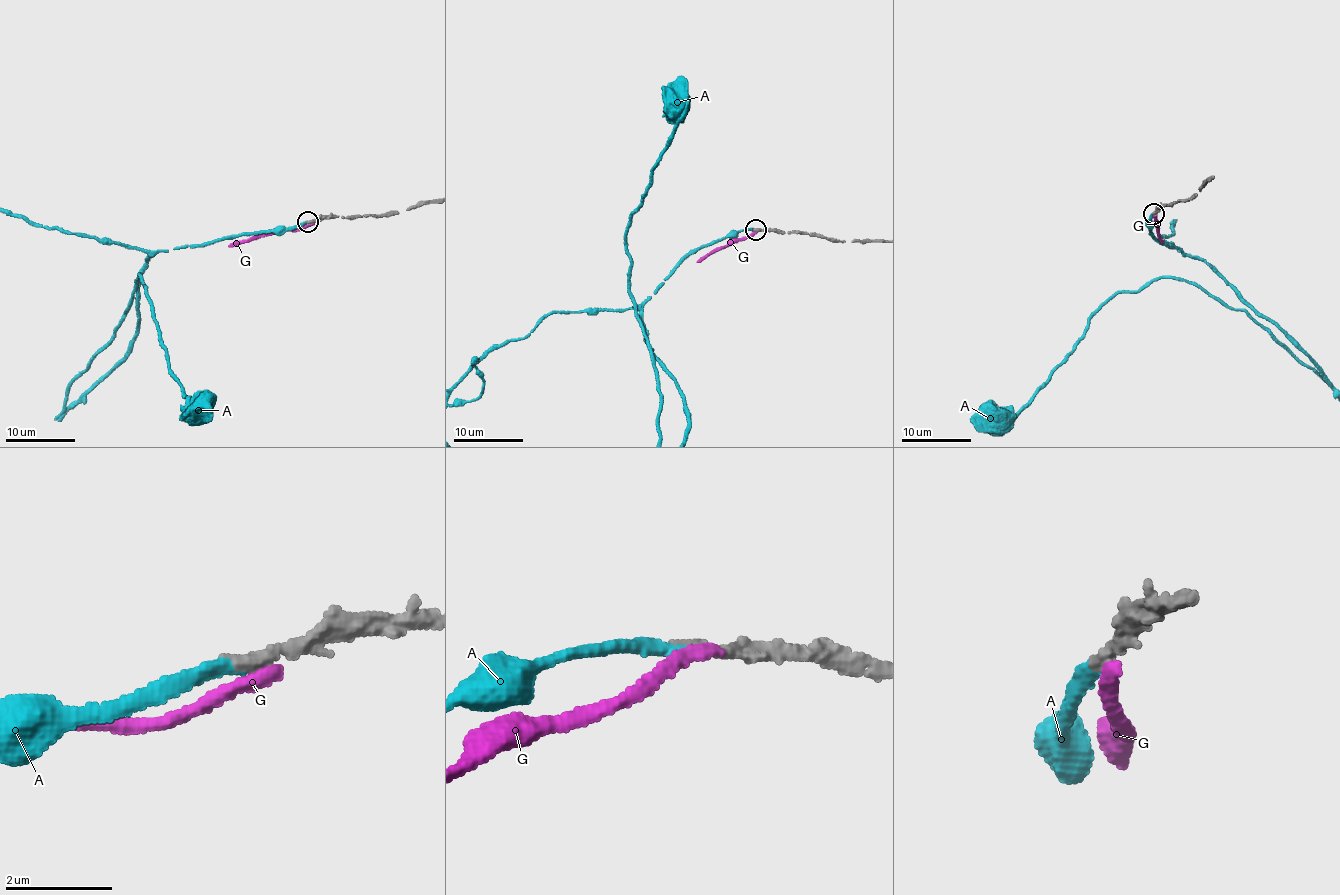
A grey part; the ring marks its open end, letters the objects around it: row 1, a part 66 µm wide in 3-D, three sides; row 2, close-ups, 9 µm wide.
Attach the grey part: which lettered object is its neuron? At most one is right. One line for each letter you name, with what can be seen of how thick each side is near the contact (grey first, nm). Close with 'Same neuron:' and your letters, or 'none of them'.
A: 280 nm thick on the grey side, 280 nm on the other
Same neuron: A

